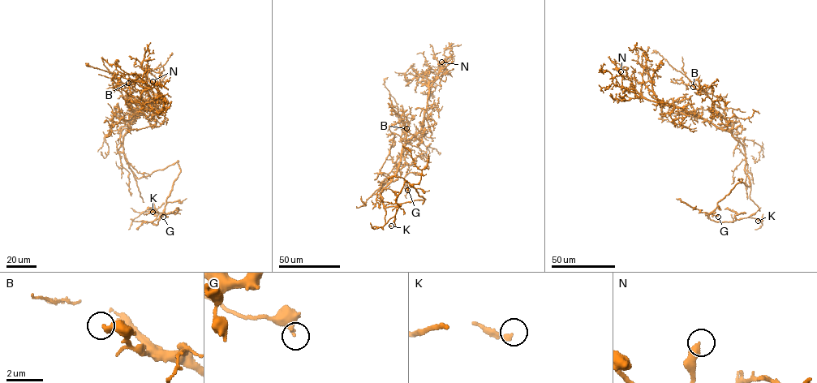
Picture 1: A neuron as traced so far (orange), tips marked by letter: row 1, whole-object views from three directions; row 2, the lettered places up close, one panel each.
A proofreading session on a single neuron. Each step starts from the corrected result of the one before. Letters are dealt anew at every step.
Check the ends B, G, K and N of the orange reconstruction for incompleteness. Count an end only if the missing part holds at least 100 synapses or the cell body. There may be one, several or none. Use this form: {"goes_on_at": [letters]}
{"goes_on_at": ["K"]}

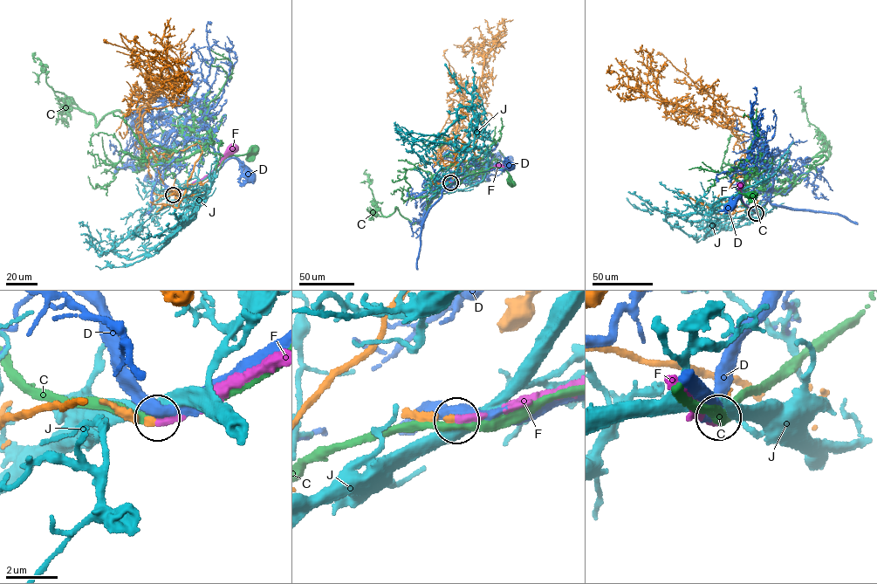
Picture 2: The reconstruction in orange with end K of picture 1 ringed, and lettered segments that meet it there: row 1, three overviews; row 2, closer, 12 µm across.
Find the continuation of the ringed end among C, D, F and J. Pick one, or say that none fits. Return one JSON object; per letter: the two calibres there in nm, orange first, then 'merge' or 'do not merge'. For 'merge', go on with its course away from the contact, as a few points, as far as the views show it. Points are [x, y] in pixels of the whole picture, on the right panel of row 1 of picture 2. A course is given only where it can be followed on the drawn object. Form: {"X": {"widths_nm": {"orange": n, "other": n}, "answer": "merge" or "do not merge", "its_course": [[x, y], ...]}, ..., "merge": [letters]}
{"C": {"widths_nm": {"orange": 380, "other": 340}, "answer": "do not merge"}, "D": {"widths_nm": {"orange": 240, "other": 440}, "answer": "do not merge"}, "F": {"widths_nm": {"orange": 280, "other": 360}, "answer": "merge", "its_course": [[756, 213], [744, 203], [739, 186]]}, "J": {"widths_nm": {"orange": 240, "other": 480}, "answer": "do not merge"}, "merge": ["F"]}

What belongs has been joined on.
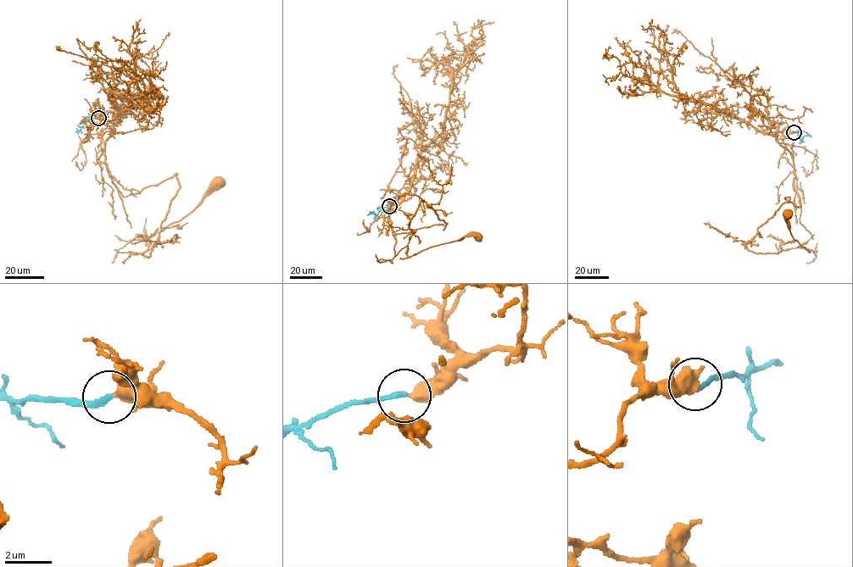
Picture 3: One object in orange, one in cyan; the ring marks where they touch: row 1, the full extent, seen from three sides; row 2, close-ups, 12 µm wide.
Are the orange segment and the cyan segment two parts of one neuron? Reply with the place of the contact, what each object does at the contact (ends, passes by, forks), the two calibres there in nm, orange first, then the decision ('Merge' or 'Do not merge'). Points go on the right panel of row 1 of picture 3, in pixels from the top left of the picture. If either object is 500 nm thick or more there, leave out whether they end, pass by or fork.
Place: (794, 132). At the ring orange passes by. At the ring cyan ends. Thickness 360 nm (orange) against 200 nm. Merge

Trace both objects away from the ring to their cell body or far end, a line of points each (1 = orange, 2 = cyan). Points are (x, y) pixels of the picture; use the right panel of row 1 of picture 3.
1: (794, 132), (777, 141), (791, 154), (800, 205), (784, 197), (745, 247), (810, 252), (794, 240), (787, 214)
2: (794, 132), (806, 132), (800, 139), (804, 141)

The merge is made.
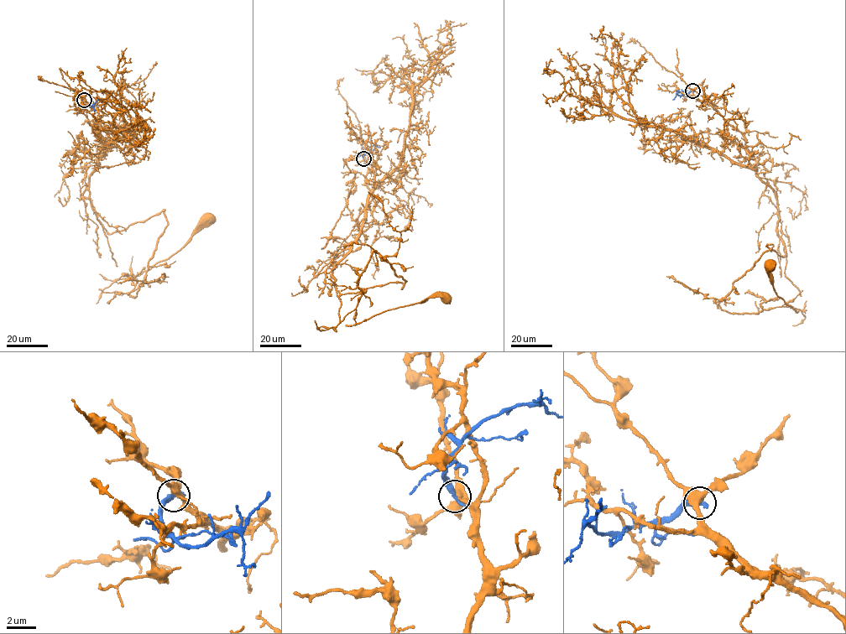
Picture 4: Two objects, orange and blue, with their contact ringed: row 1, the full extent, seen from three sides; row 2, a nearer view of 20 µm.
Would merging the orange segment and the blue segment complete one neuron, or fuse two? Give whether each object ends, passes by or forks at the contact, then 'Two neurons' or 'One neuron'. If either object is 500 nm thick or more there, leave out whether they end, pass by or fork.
At the ring orange forks. At the ring blue ends. Two neurons

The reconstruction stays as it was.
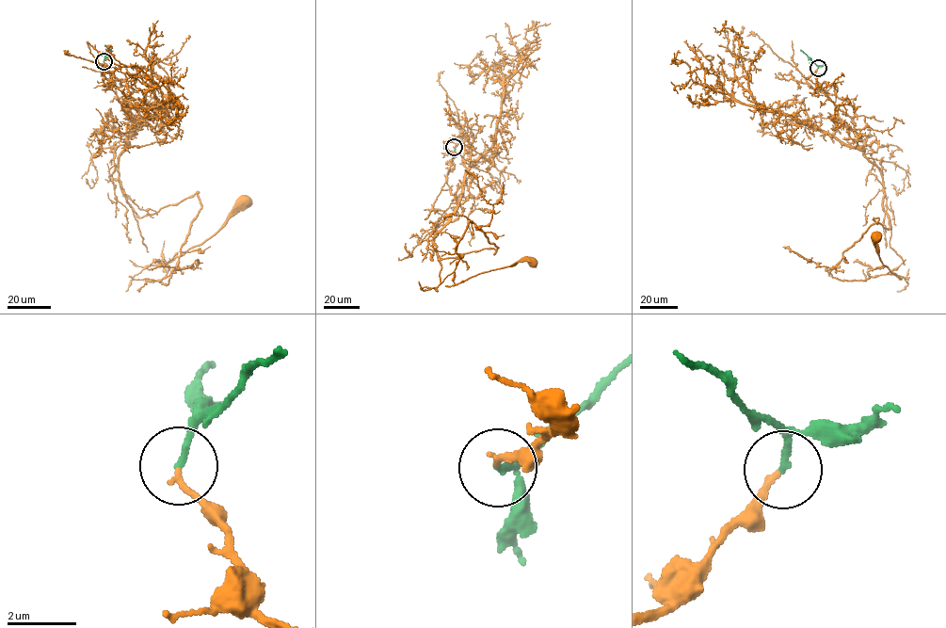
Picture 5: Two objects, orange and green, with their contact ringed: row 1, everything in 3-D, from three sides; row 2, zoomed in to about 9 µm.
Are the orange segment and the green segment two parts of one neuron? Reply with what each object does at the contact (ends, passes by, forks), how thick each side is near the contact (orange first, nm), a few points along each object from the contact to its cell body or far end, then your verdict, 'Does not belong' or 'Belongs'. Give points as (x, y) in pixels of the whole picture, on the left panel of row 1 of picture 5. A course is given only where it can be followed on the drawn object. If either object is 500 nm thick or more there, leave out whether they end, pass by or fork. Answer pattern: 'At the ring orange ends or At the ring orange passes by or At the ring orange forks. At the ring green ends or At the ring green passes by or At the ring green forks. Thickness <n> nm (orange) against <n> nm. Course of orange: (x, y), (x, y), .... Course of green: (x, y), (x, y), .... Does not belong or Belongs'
At the ring orange ends. At the ring green ends. Thickness 170 nm (orange) against 190 nm. Course of orange: (104, 61), (133, 90), (130, 206), (201, 204), (160, 281), (152, 265), (246, 202). Course of green: (104, 61), (110, 51), (104, 45). Belongs

